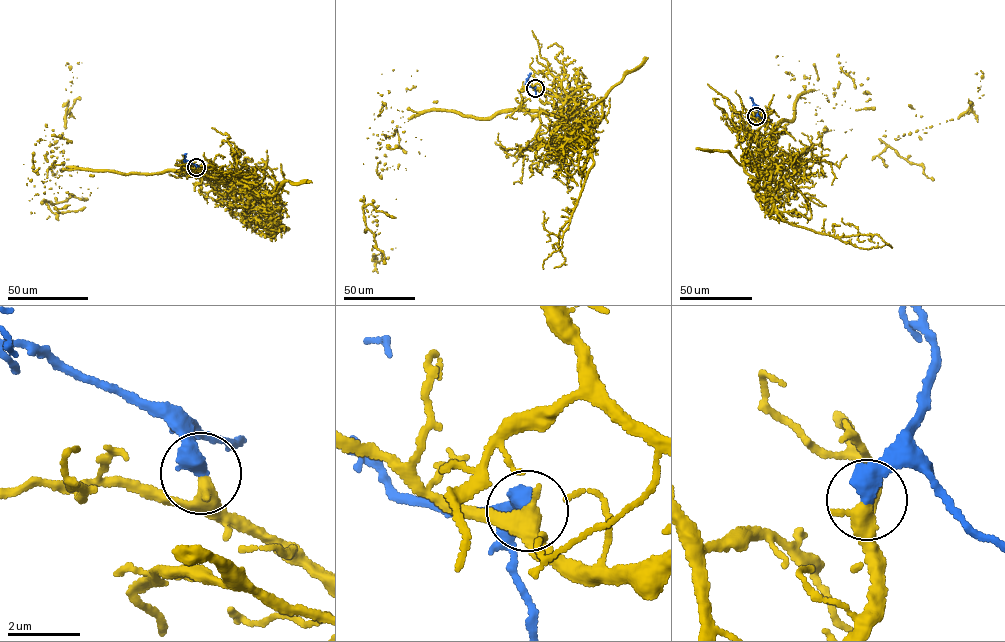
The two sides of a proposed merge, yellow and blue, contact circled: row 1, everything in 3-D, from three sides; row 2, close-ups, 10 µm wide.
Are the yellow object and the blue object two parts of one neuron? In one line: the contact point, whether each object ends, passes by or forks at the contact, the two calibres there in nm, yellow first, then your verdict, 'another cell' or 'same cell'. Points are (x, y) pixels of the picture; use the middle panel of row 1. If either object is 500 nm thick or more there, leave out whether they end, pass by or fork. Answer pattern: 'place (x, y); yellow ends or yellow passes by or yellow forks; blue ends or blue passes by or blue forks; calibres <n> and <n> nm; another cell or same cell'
place (535, 88); calibres 320 and 550 nm; same cell

